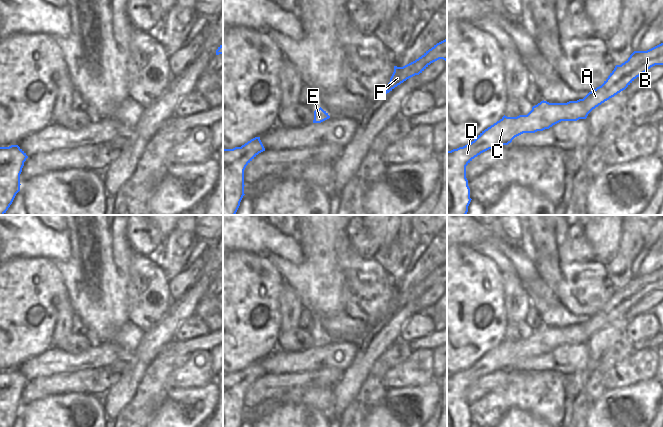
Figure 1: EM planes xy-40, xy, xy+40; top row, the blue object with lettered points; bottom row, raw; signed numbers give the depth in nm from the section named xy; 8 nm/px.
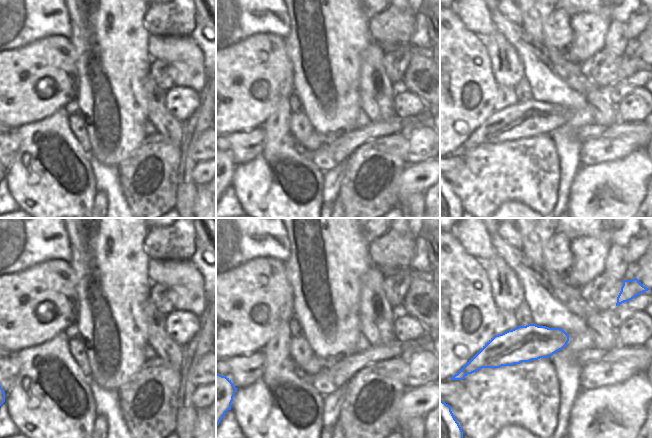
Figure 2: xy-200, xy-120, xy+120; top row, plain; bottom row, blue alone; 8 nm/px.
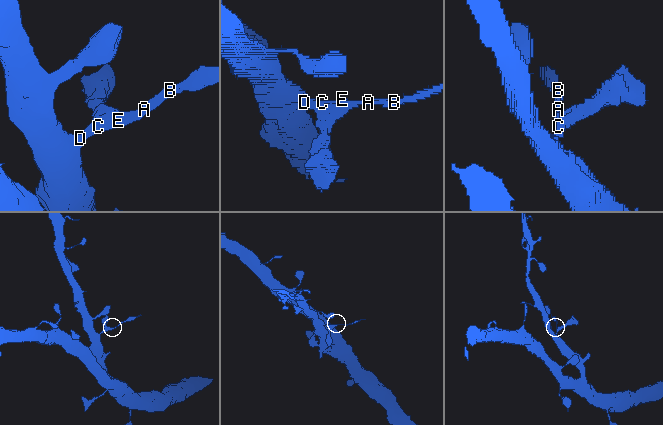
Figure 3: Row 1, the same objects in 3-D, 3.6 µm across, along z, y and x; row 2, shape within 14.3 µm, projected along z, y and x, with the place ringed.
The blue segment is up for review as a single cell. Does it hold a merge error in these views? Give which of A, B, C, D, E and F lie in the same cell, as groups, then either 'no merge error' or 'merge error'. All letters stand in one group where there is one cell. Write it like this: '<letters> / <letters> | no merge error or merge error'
A C D E / B F | merge error

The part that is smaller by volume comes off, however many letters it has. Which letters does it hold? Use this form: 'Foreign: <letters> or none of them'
Foreign: B, F.

